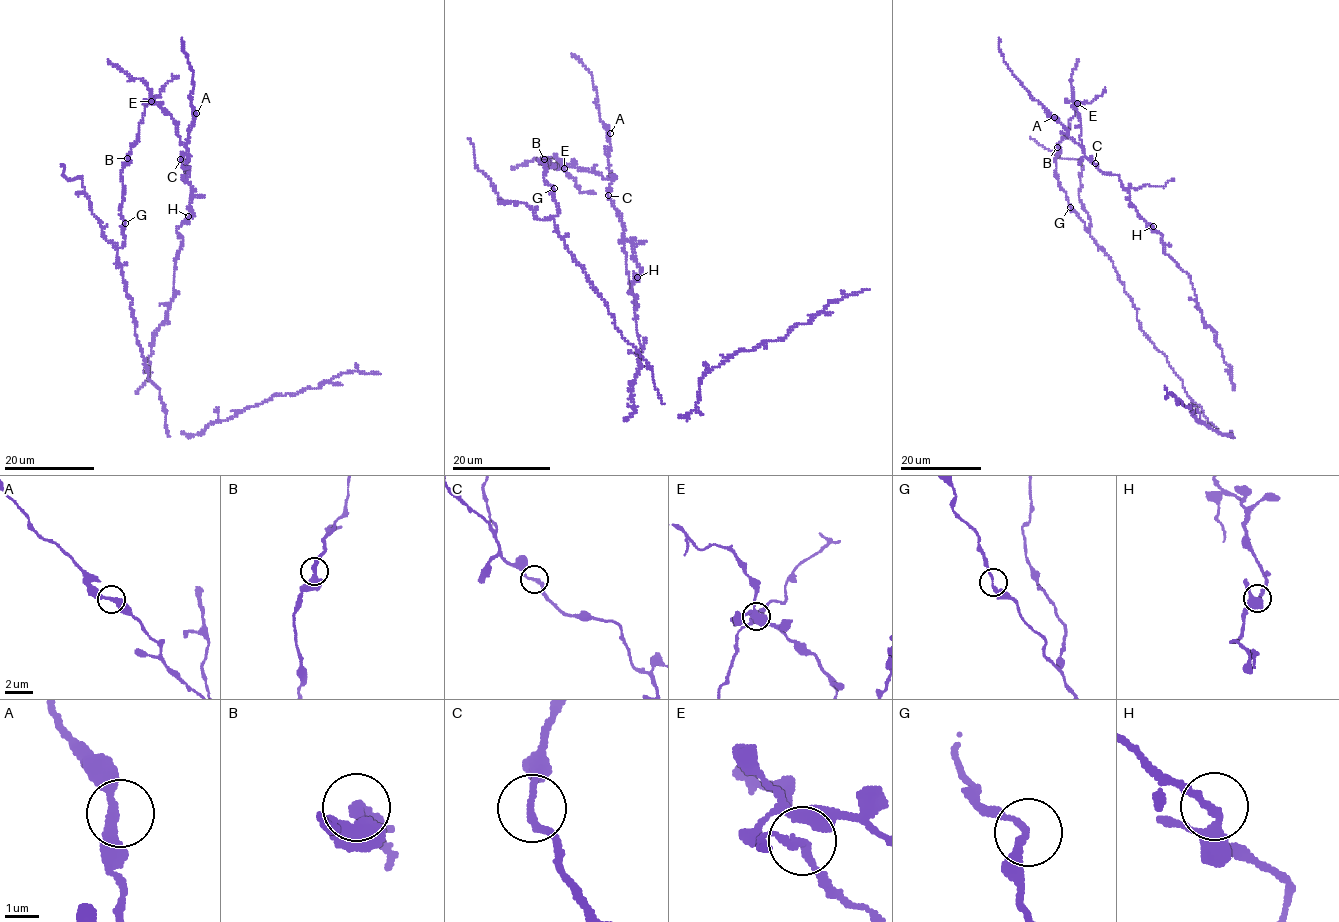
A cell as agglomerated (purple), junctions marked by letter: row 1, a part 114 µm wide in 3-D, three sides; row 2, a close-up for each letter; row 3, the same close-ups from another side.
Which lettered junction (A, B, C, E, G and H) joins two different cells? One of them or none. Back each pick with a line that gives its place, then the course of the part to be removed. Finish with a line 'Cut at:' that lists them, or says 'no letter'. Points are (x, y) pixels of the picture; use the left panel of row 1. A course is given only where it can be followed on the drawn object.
Cut at: no letter

